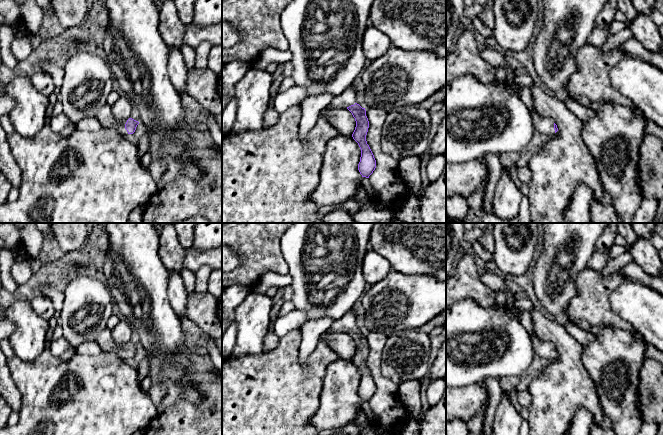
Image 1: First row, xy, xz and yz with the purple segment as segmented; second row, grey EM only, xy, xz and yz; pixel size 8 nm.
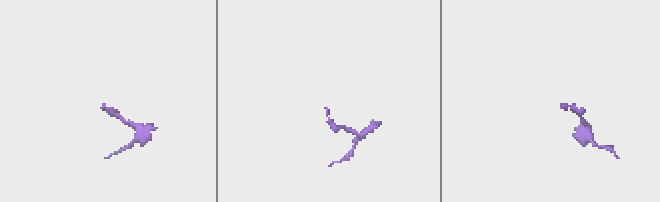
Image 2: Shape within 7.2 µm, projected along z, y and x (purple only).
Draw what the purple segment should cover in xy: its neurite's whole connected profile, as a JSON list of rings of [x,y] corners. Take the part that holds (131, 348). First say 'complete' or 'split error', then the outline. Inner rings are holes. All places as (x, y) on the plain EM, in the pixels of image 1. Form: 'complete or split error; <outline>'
split error; [[[105,328],[98,334],[97,344],[104,352],[112,352],[117,354],[120,358],[133,358],[136,354],[138,345],[129,342],[127,345],[118,345],[114,342],[112,337],[112,330]]]

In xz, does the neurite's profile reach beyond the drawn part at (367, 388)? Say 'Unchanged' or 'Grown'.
Grown

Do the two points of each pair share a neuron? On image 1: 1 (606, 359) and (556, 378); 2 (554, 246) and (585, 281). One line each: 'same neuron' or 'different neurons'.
1: different neurons
2: different neurons

